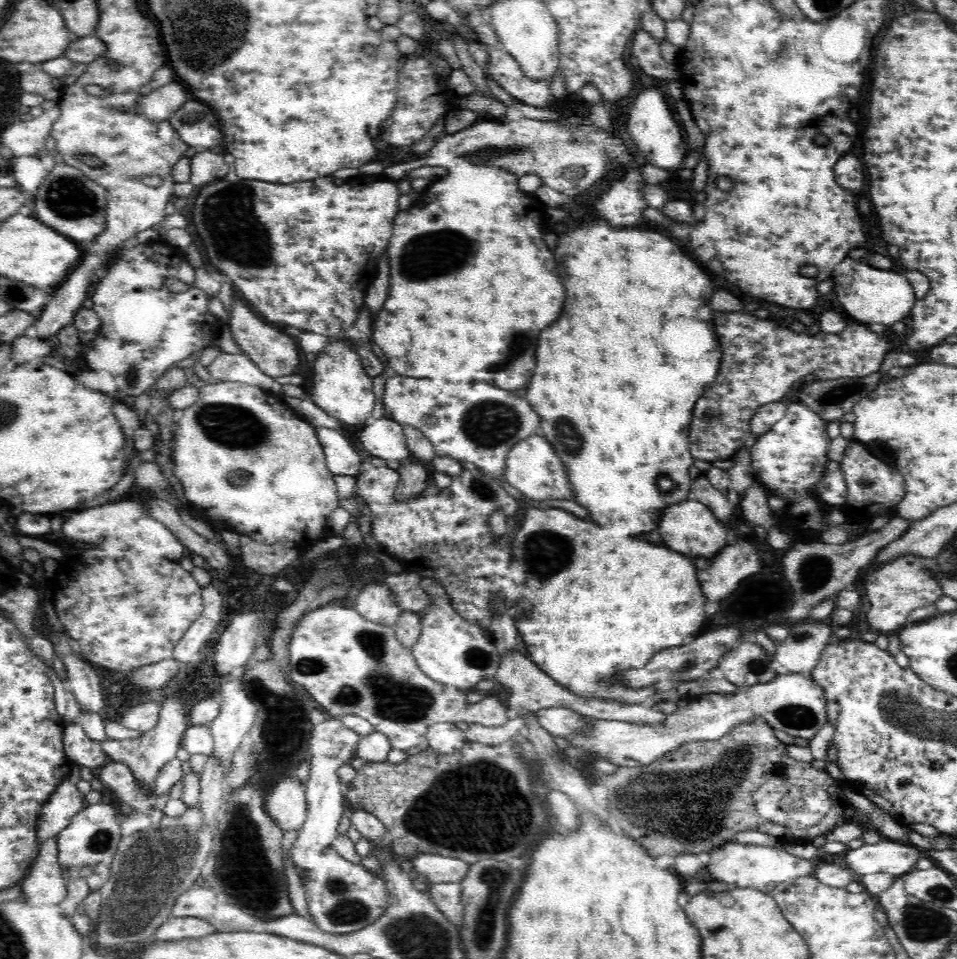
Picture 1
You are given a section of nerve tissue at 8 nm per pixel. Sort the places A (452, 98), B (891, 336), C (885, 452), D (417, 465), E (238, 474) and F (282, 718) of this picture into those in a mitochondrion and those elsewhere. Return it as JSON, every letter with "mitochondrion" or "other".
{"A":"other","B":"other","C":"other","D":"other","E":"mitochondrion","F":"mitochondrion"}

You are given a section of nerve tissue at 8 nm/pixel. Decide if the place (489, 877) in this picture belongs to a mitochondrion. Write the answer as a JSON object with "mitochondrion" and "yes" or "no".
{"mitochondrion":"yes"}

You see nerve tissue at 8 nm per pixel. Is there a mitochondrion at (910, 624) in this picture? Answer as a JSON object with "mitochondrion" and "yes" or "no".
{"mitochondrion":"no"}

